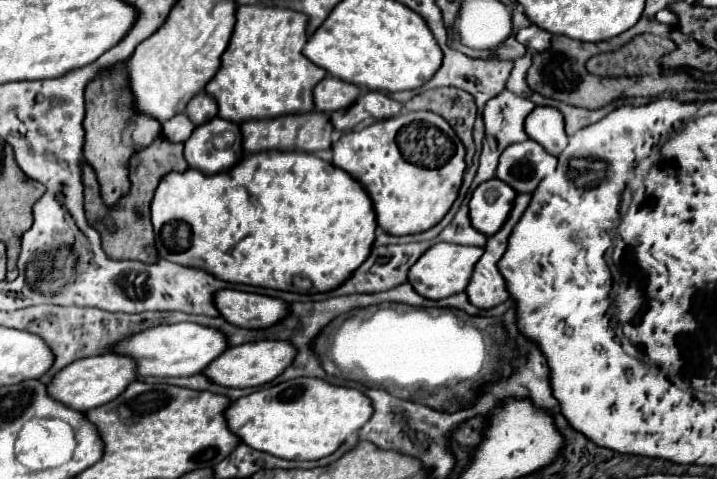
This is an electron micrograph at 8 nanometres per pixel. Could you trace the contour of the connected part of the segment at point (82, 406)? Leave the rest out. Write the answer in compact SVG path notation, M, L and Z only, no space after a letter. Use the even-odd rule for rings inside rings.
M103 353L103 355L91 357L91 359L79 359L75 363L69 363L67 367L63 367L63 371L59 371L51 379L51 383L47 385L47 395L51 399L63 403L69 409L85 413L93 407L109 403L111 399L115 399L117 395L123 393L127 383L137 379L135 365L131 365L131 363L135 363L135 361L119 357L115 353Z

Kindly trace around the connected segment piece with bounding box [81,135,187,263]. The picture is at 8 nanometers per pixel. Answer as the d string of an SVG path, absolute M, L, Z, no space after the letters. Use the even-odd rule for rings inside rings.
M159 135L151 145L139 149L133 153L129 159L129 181L131 189L125 197L115 203L115 207L107 207L101 201L99 195L99 183L95 175L91 173L91 167L83 163L83 185L85 185L85 215L87 221L93 229L99 231L101 235L101 247L111 259L135 259L143 263L155 263L159 259L155 251L155 235L153 235L153 225L151 225L151 213L149 213L149 203L153 199L153 193L163 179L163 175L171 171L185 171L187 161L183 157L183 143L171 143L163 135ZM109 223L113 223L115 231L109 229Z

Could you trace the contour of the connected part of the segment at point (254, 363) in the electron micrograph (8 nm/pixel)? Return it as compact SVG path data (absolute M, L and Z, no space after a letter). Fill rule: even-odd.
M253 341L253 343L243 343L237 347L227 347L223 355L219 355L215 363L211 363L207 371L203 371L203 375L211 383L221 385L221 387L241 387L241 389L257 387L281 375L285 367L293 363L293 359L295 359L295 347L287 341Z

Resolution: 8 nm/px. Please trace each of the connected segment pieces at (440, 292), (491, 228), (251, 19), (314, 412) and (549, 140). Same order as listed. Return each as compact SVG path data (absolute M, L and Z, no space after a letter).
M435 243L411 267L407 281L411 283L411 287L421 297L427 297L427 299L433 299L433 301L445 299L449 295L465 291L465 287L467 287L467 283L471 279L473 267L481 259L481 255L483 255L481 247L467 247L467 245L453 245L453 243Z
M489 179L481 183L469 201L471 225L487 237L499 231L511 211L515 195L517 193L501 179Z
M241 5L231 43L221 57L221 67L207 83L207 93L213 93L223 119L243 123L247 119L279 117L285 113L313 109L311 89L327 75L303 55L307 43L309 17L283 7Z
M299 377L237 399L229 403L223 415L229 431L247 447L281 459L313 461L331 455L347 435L367 423L371 401L357 389L329 385L323 379Z
M535 107L531 115L527 115L525 131L551 155L559 155L563 147L567 147L563 115L555 107Z

